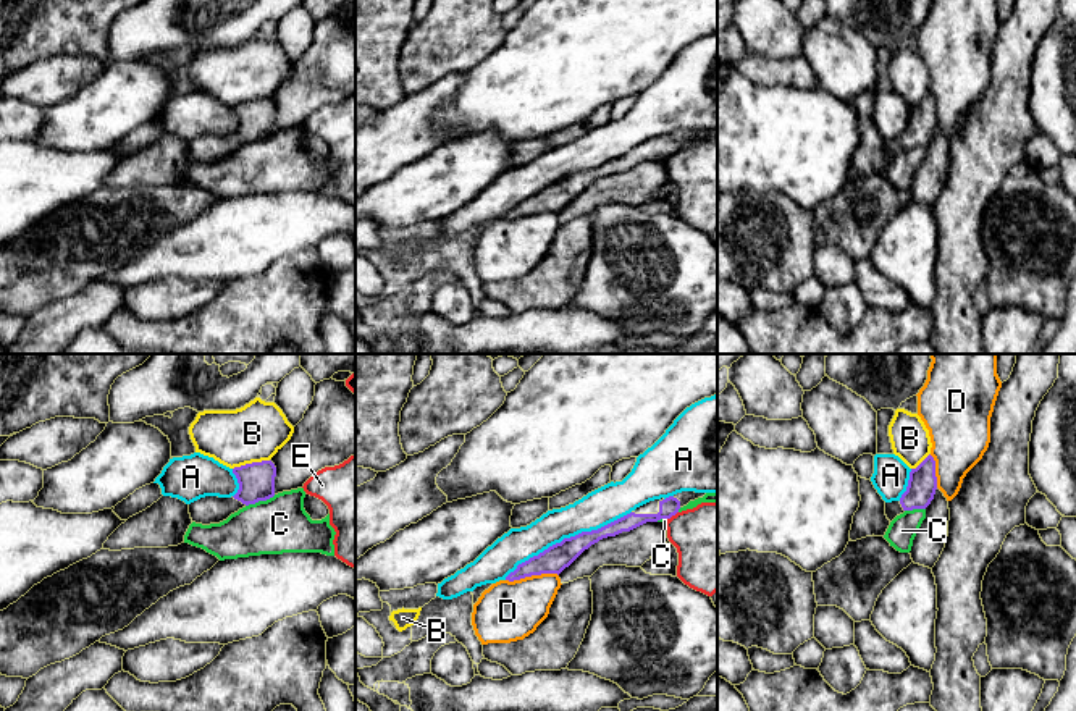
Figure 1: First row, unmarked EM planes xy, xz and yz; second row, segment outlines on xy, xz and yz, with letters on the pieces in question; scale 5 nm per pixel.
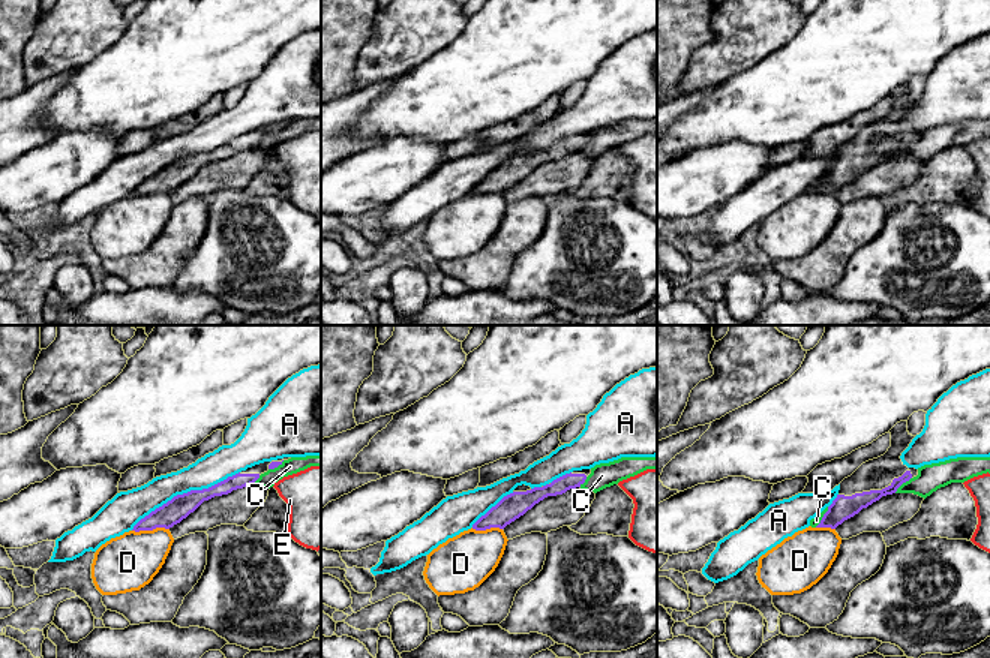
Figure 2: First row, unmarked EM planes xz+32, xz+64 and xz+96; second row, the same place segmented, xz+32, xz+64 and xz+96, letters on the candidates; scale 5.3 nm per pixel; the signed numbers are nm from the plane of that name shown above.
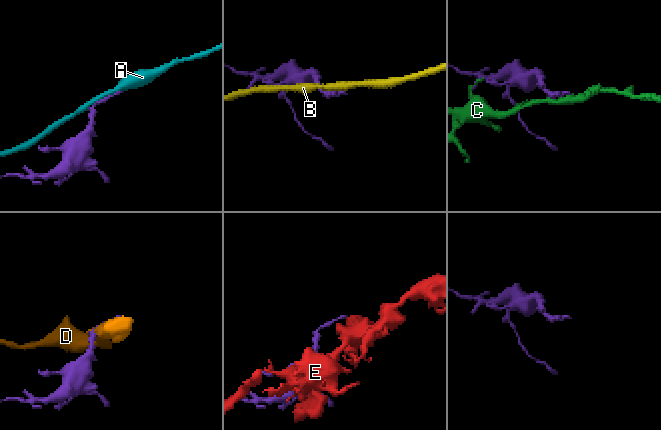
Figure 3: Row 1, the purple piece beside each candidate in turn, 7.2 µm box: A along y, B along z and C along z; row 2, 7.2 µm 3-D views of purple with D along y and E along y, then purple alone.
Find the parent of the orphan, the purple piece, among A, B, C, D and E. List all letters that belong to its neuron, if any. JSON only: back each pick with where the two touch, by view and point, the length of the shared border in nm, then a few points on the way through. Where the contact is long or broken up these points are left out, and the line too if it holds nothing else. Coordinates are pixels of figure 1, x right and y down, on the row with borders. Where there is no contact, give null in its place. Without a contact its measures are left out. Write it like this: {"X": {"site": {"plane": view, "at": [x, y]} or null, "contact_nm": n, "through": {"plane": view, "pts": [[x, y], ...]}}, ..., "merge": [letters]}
{"merge": []}

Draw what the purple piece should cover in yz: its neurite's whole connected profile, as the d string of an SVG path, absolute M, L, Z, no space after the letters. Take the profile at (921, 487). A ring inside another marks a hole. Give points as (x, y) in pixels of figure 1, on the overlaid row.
M929 454L916 469L911 469L906 491L898 501L885 503L885 515L892 522L905 511L926 509L937 490L935 461Z

